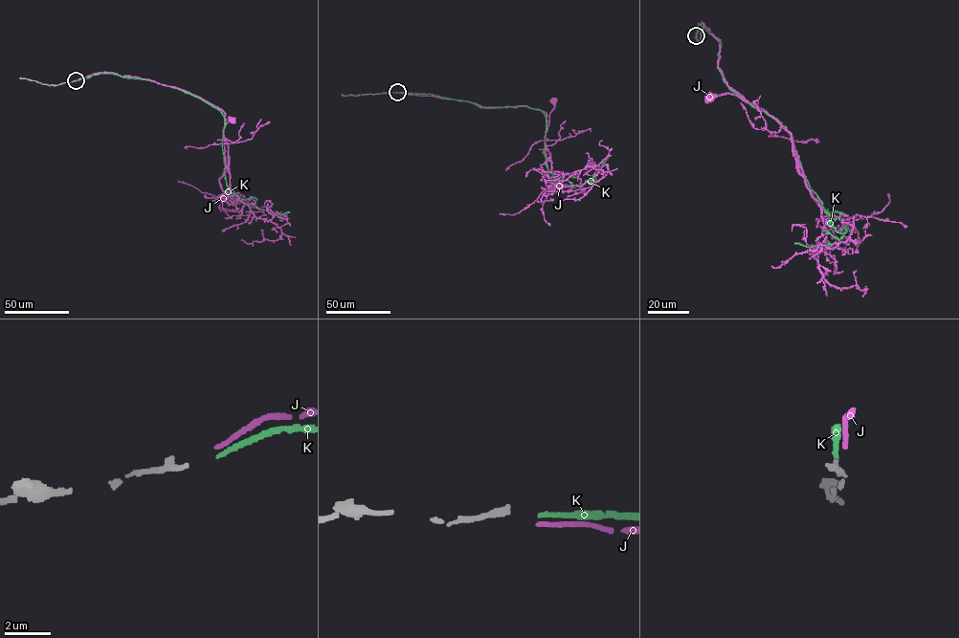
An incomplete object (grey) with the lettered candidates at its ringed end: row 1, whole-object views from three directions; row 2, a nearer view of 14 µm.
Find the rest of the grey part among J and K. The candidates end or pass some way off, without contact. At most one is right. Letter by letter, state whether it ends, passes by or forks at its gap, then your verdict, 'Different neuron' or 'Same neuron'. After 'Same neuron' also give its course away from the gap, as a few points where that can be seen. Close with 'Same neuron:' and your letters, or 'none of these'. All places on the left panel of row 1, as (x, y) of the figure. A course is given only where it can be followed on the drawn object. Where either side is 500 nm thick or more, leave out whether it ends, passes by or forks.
J: It ends there. Different neuron
K: It ends there. Same neuron. Its course: (78, 80), (111, 73), (147, 79), (217, 108), (224, 118), (221, 144), (228, 189), (251, 207), (289, 211)
Same neuron: K

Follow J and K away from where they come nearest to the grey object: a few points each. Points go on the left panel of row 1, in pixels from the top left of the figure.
J: (78, 79), (100, 72), (152, 80), (189, 92), (217, 106), (225, 113), (224, 126), (229, 117), (232, 120)
K: (78, 80), (111, 73), (147, 79), (217, 108), (224, 118), (221, 144), (228, 189), (251, 207), (289, 211)

